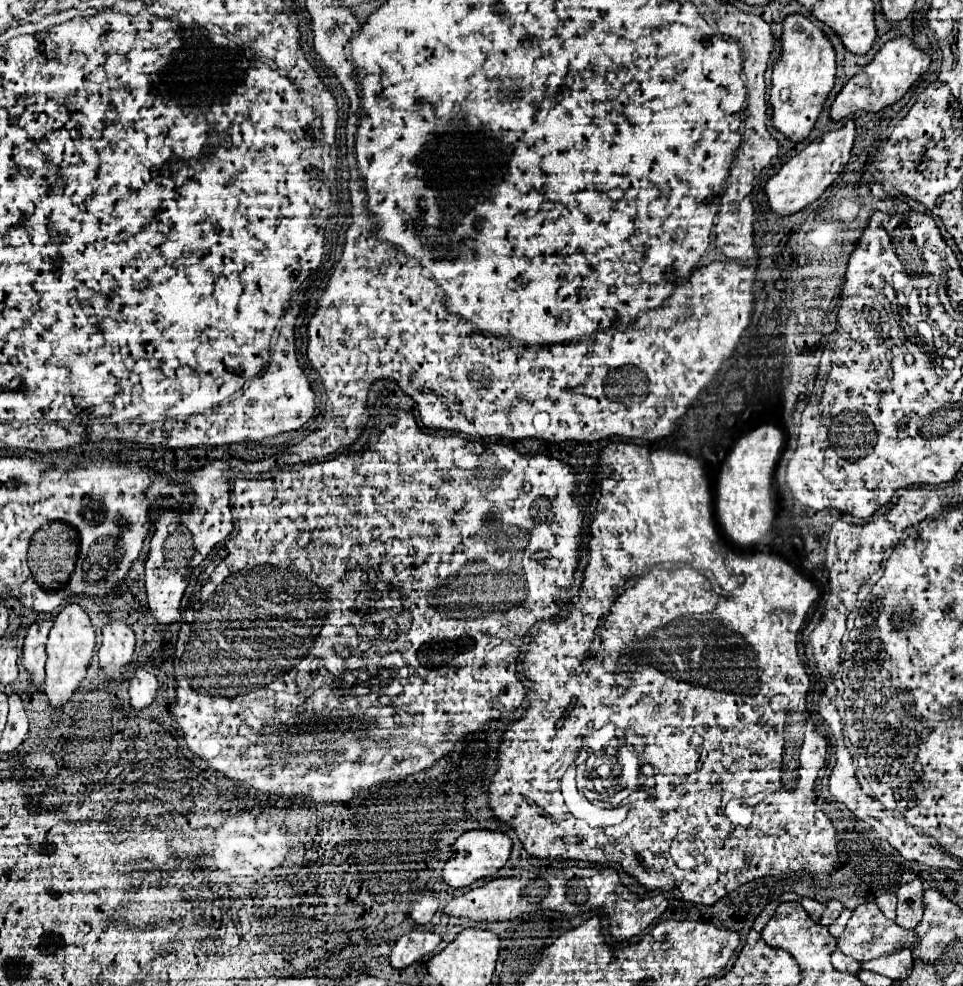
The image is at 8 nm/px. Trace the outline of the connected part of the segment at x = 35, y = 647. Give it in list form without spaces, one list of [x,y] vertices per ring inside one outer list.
[[[52,620],[36,622],[28,628],[24,648],[22,648],[22,664],[30,672],[32,684],[36,690],[44,688],[44,662],[46,662],[46,638],[52,628]]]

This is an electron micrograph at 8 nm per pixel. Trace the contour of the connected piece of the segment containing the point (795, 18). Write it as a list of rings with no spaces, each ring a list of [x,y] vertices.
[[[800,14],[788,16],[784,20],[784,32],[780,36],[780,58],[776,60],[772,74],[772,126],[792,142],[802,142],[808,138],[834,86],[834,76],[836,56],[826,34]]]

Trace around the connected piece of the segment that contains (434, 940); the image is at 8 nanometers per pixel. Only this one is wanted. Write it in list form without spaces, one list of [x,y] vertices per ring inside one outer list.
[[[412,930],[404,934],[390,952],[390,966],[396,970],[404,970],[422,956],[430,954],[440,944],[440,936],[436,932]]]

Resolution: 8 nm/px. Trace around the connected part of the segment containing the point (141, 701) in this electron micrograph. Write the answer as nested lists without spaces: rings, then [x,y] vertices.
[[[138,666],[134,676],[130,678],[130,704],[132,704],[132,708],[134,710],[148,708],[156,698],[156,690],[158,690],[156,676],[150,674],[144,666]]]

